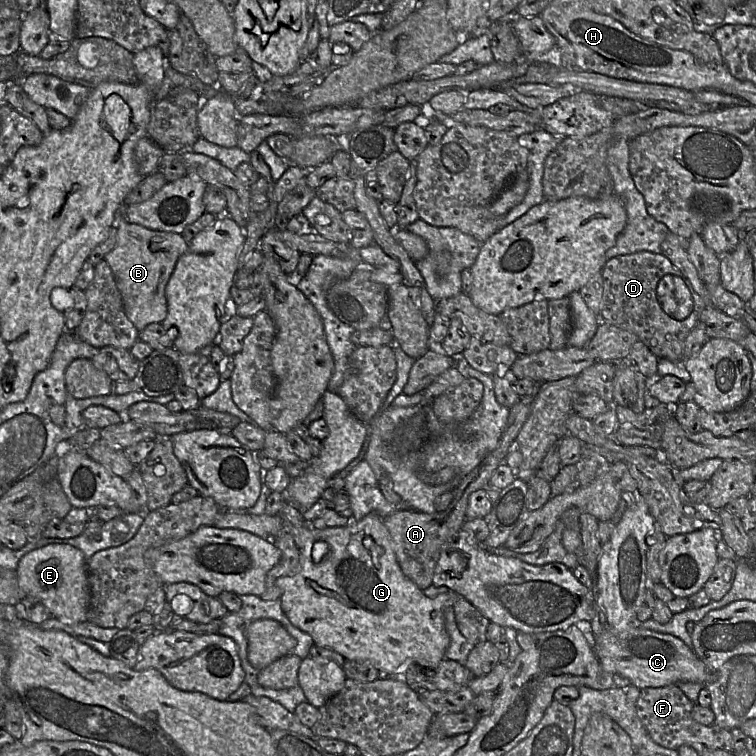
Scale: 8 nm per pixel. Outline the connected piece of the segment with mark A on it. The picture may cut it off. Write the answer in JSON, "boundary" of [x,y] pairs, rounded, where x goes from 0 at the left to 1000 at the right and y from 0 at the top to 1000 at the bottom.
{"boundary":[[[689,525],[676,541],[672,557],[656,593],[620,627],[608,634],[604,644],[598,649],[599,661],[586,677],[563,680],[548,675],[528,675],[508,687],[533,759],[548,770],[558,782],[571,774],[578,742],[586,725],[597,718],[612,697],[622,655],[634,647],[647,644],[647,636],[655,622],[668,611],[673,597],[683,593],[681,583],[692,561],[702,544],[704,525]]]}

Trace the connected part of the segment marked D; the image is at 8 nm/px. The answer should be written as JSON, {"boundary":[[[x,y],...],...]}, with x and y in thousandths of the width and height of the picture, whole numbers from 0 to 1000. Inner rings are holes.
{"boundary":[[[847,332],[803,344],[796,356],[798,393],[795,417],[810,430],[841,442],[845,450],[872,475],[890,479],[907,478],[905,475],[905,454],[925,426],[927,411],[934,407],[931,397],[919,386],[914,374],[876,335]],[[880,364],[893,364],[903,368],[917,396],[917,410],[901,425],[882,417],[869,397],[869,377]]]}

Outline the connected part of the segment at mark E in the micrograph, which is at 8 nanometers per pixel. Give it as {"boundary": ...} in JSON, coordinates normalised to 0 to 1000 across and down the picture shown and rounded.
{"boundary":[[[65,720],[34,731],[20,754],[25,775],[36,790],[52,792],[67,816],[86,824],[114,823],[119,800],[115,741],[107,728],[91,720]]]}

